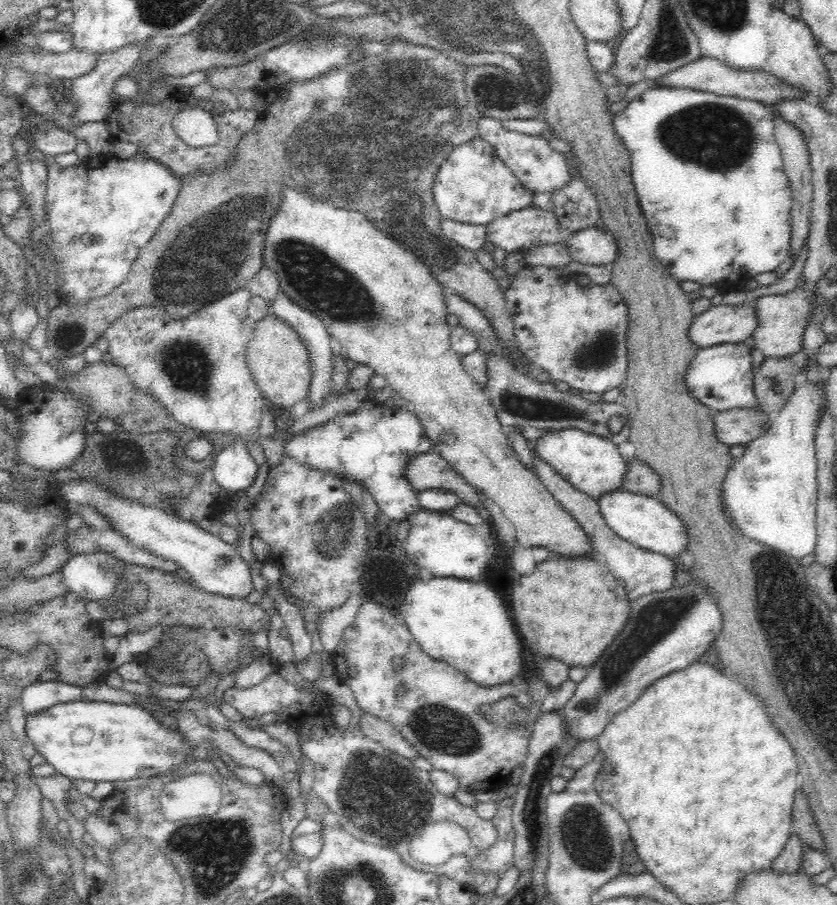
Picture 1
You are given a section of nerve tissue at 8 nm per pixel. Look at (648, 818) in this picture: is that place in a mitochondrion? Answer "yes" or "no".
no

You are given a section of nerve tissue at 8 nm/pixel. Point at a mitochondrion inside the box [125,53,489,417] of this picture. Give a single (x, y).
(209, 256)

